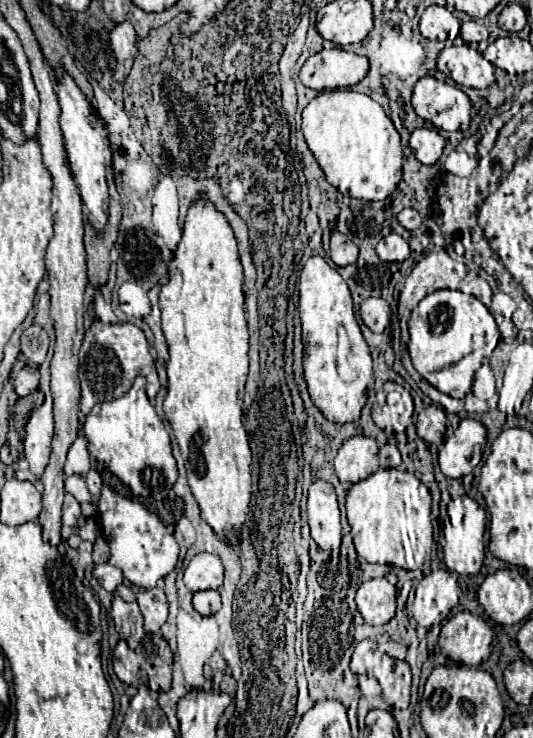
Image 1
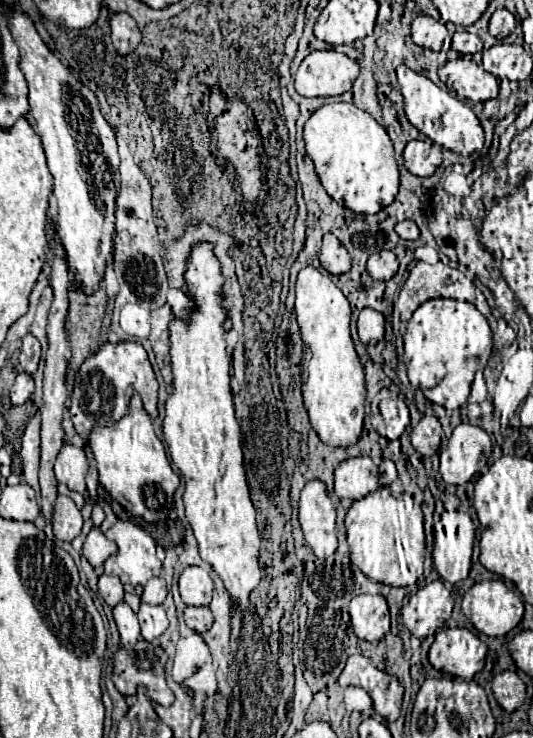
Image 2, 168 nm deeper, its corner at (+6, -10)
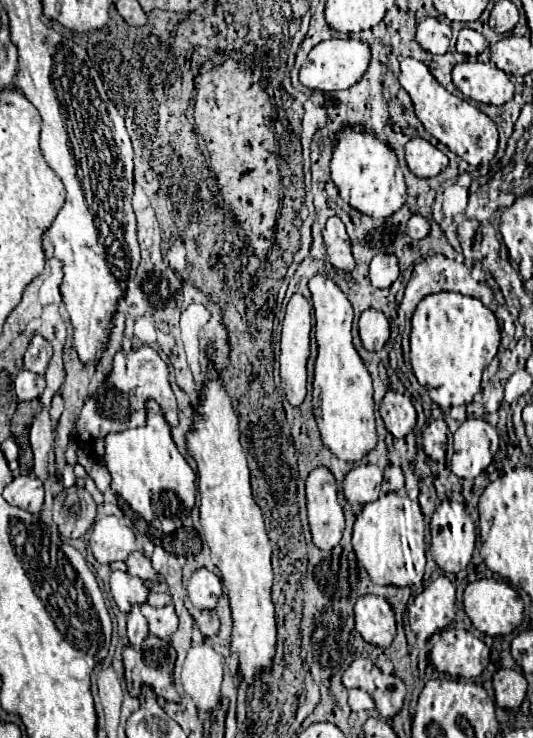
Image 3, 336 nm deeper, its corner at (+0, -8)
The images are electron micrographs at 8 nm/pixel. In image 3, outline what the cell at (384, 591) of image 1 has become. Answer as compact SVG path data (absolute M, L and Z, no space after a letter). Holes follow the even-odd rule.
M360 596L356 606L356 630L362 638L374 646L390 646L396 636L396 620L388 600L380 596Z

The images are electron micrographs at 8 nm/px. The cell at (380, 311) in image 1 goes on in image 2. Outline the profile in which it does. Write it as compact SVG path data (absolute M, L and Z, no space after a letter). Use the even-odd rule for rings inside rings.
M364 308L358 316L358 336L362 344L376 344L384 336L384 316L372 308Z

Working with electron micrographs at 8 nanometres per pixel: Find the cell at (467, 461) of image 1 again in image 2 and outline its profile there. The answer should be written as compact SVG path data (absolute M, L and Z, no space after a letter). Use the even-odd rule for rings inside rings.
M458 424L448 440L448 446L446 450L440 454L440 474L444 478L444 482L448 484L466 484L478 470L478 462L480 462L480 456L482 456L482 450L490 448L490 436L478 428L478 426L472 426L472 424Z

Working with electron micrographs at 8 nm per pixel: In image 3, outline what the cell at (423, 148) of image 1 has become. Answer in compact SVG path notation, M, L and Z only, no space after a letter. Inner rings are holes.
M412 138L404 150L408 168L420 178L438 176L448 166L446 154L442 154L436 146L432 146L424 138Z

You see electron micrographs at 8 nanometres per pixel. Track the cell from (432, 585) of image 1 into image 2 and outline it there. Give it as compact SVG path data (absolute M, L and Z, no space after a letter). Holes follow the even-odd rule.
M434 580L408 600L402 608L402 622L416 638L422 640L446 624L452 615L452 606L451 591L442 580Z

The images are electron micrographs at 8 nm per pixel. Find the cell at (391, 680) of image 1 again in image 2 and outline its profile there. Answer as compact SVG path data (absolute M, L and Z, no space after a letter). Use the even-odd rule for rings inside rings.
M359 654L350 656L346 668L338 678L338 683L344 688L347 686L364 688L374 702L374 710L384 720L392 722L400 716L404 688L400 686L396 676L390 676L374 668L374 664L368 658Z

